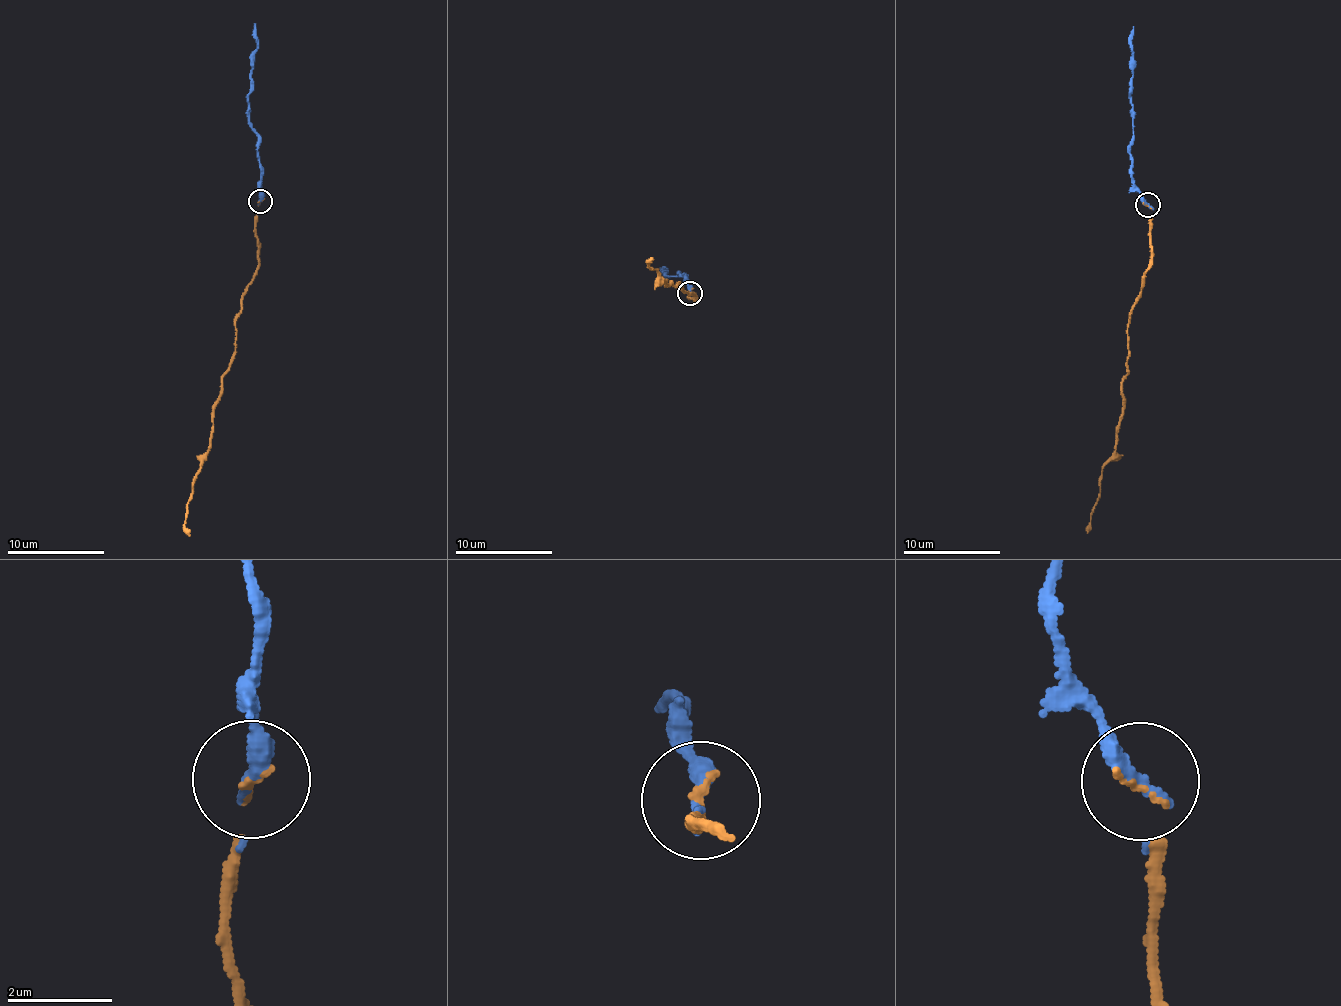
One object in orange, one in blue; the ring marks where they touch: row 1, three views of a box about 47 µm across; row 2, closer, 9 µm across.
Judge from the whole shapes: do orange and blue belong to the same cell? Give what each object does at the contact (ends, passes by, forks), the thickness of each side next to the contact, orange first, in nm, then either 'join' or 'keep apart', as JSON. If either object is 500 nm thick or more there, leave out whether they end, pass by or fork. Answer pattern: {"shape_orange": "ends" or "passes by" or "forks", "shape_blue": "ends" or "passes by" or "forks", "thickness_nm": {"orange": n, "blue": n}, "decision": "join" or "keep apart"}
{"shape_orange": "ends", "shape_blue": "passes by", "thickness_nm": {"orange": 100, "blue": 260}, "decision": "join"}

